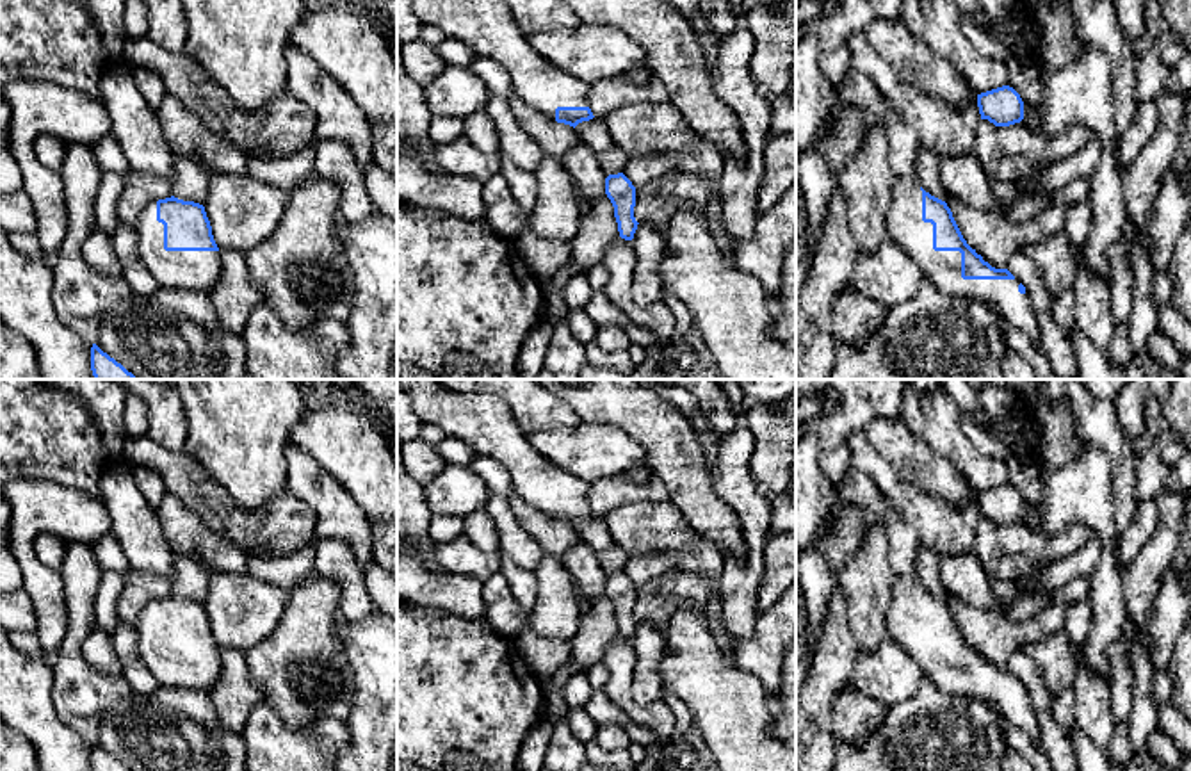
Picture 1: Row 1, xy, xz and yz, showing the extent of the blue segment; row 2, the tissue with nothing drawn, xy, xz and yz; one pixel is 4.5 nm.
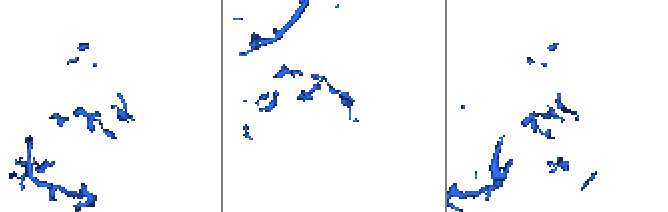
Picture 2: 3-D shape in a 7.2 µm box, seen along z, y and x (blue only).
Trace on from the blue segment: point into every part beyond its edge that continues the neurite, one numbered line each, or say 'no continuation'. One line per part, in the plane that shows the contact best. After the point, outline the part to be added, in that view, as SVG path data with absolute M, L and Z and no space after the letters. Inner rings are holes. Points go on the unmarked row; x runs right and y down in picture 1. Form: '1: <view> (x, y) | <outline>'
1: yz (907, 627) | M895 575L888 609L888 637L906 650L922 675L942 693L992 702L1013 726L1043 750L1033 700L1018 691L1018 678L963 678L961 652L933 648L933 623L922 620L922 589L917 579Z

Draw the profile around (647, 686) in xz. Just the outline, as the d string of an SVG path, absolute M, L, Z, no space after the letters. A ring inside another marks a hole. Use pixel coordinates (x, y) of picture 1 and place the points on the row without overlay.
M639 621L632 637L637 664L632 675L632 696L639 705L650 705L660 700L664 684L659 664L664 655L664 636L655 625Z

